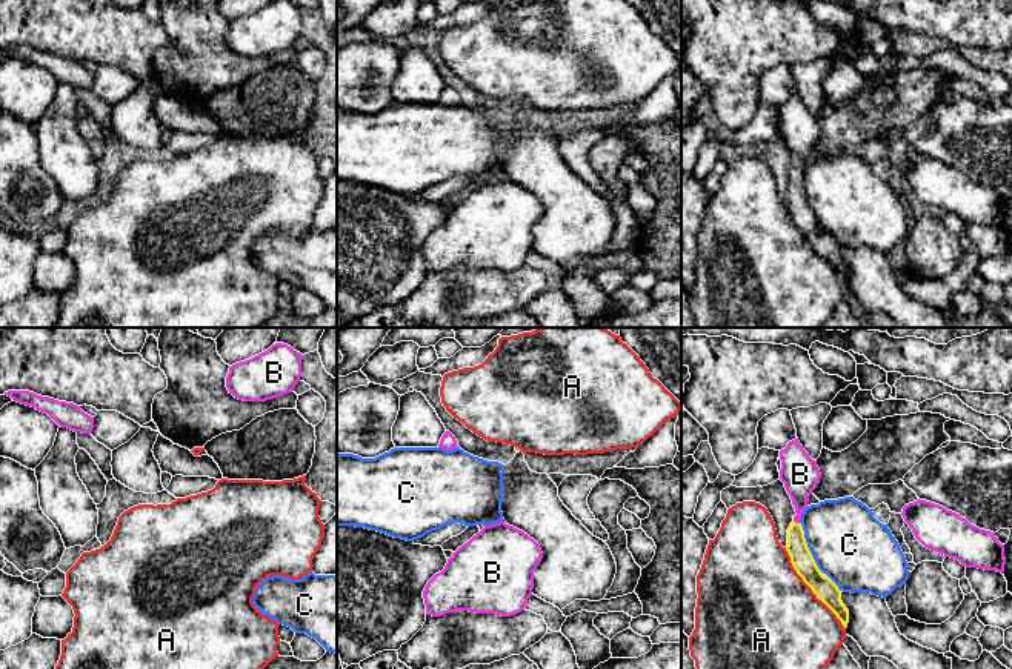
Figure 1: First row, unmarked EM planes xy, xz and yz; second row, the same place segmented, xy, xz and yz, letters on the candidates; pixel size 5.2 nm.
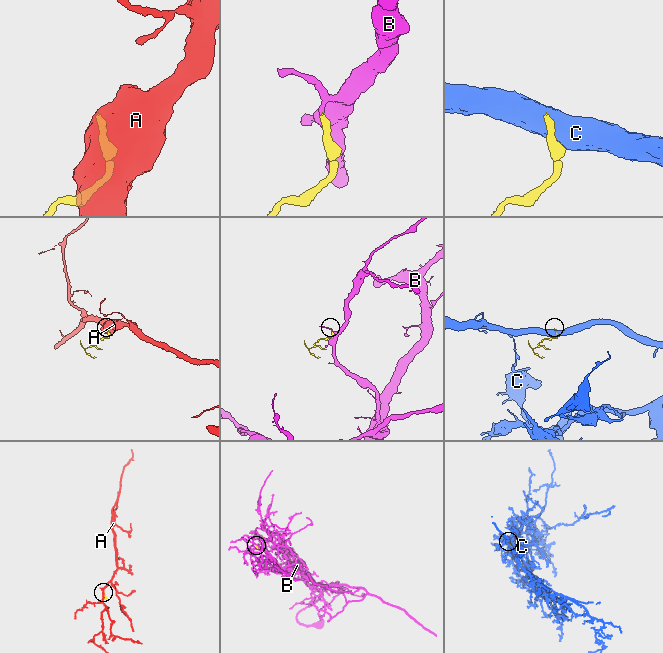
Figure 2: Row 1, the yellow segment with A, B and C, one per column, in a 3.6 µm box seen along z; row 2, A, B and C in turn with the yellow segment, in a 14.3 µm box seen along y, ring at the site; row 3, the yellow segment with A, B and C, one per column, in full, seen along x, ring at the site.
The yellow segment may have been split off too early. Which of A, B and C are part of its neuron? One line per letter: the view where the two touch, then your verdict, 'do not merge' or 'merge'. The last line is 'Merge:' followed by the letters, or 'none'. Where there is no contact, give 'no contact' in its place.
A: meets yellow in yz; do not merge
B: meets yellow in yz; merge
C: meets yellow in yz; do not merge
Merge: B

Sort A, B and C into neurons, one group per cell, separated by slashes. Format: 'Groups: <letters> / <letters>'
Groups: A / B / C

